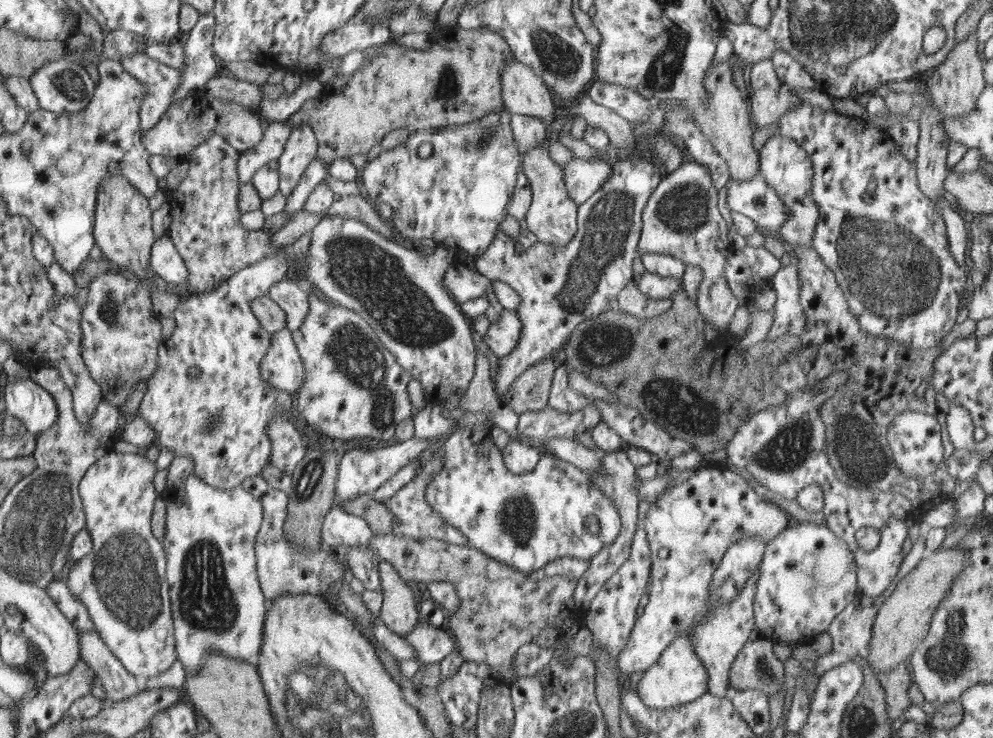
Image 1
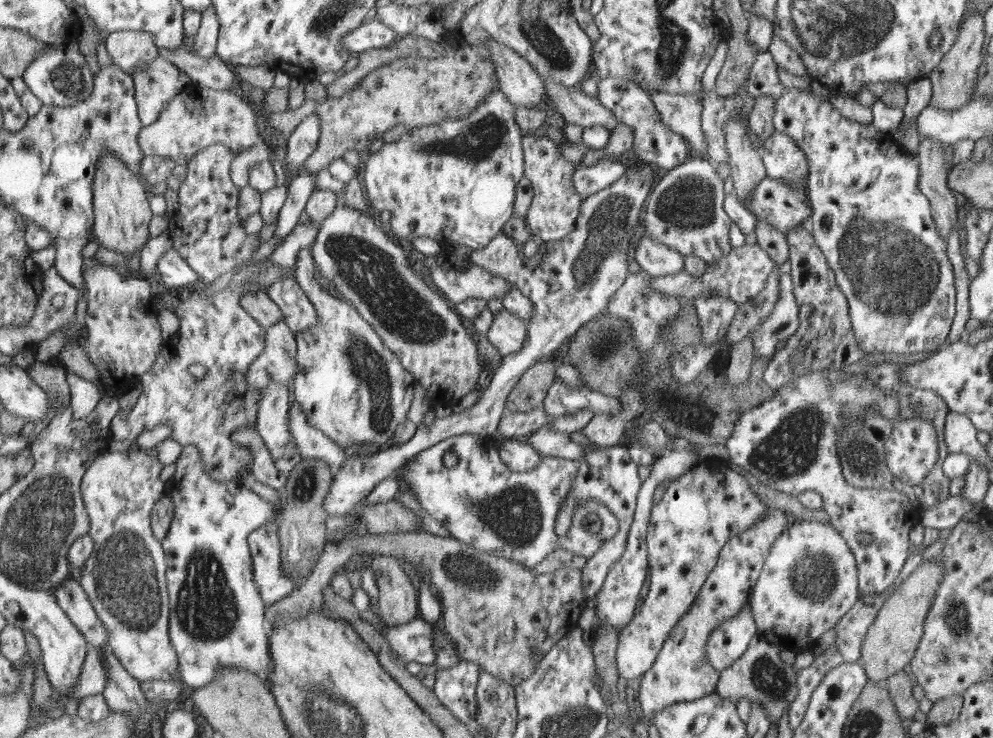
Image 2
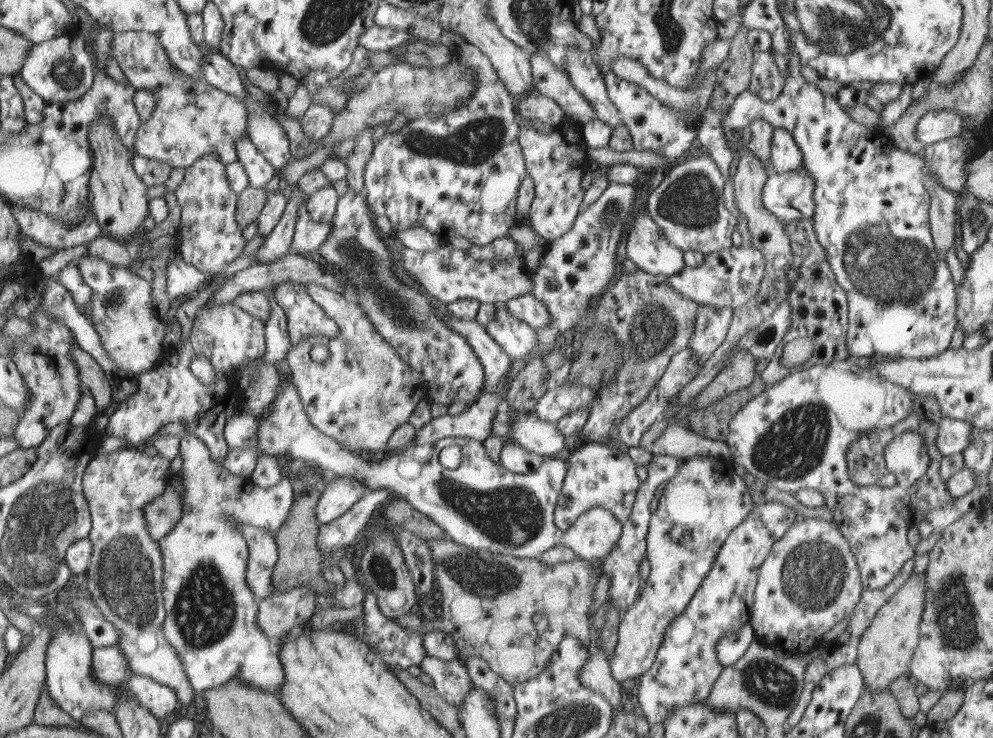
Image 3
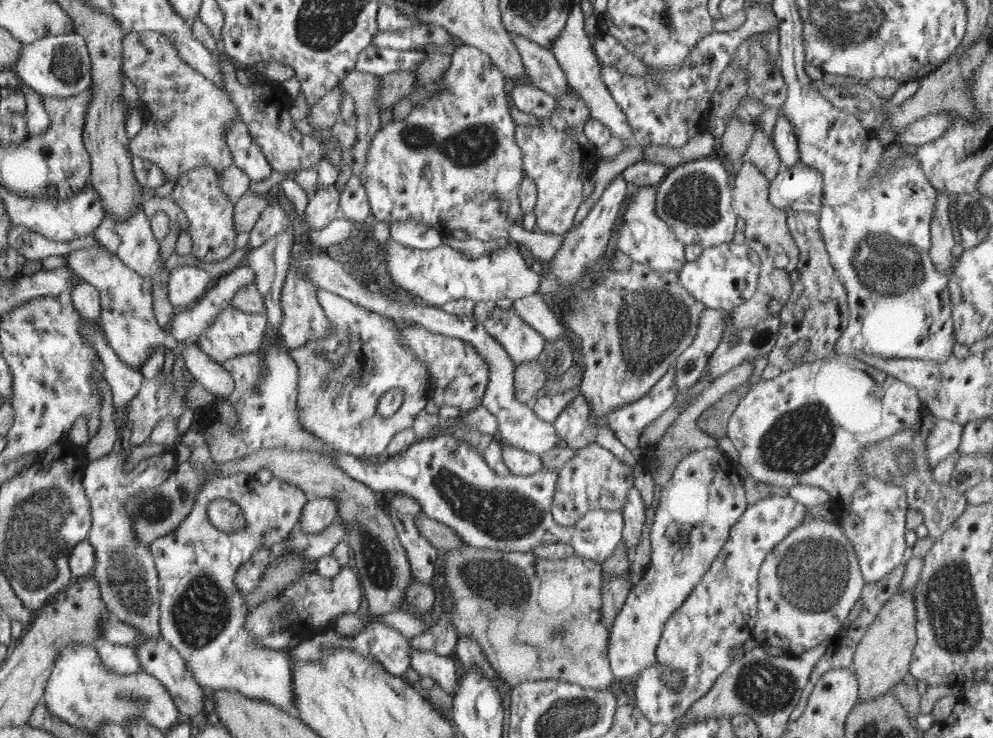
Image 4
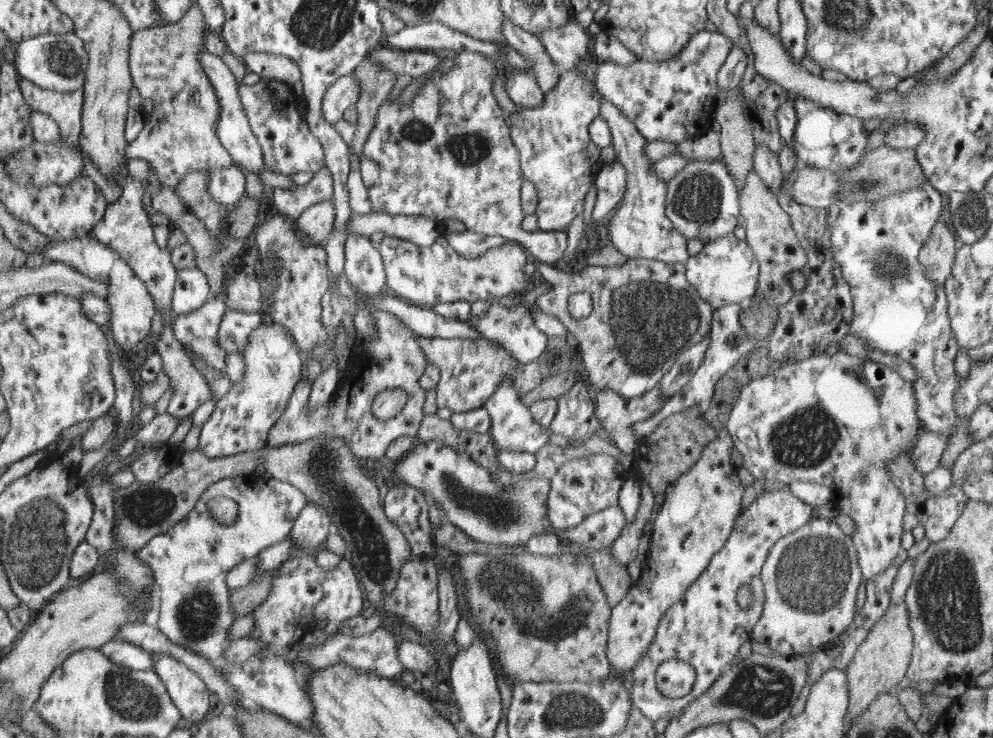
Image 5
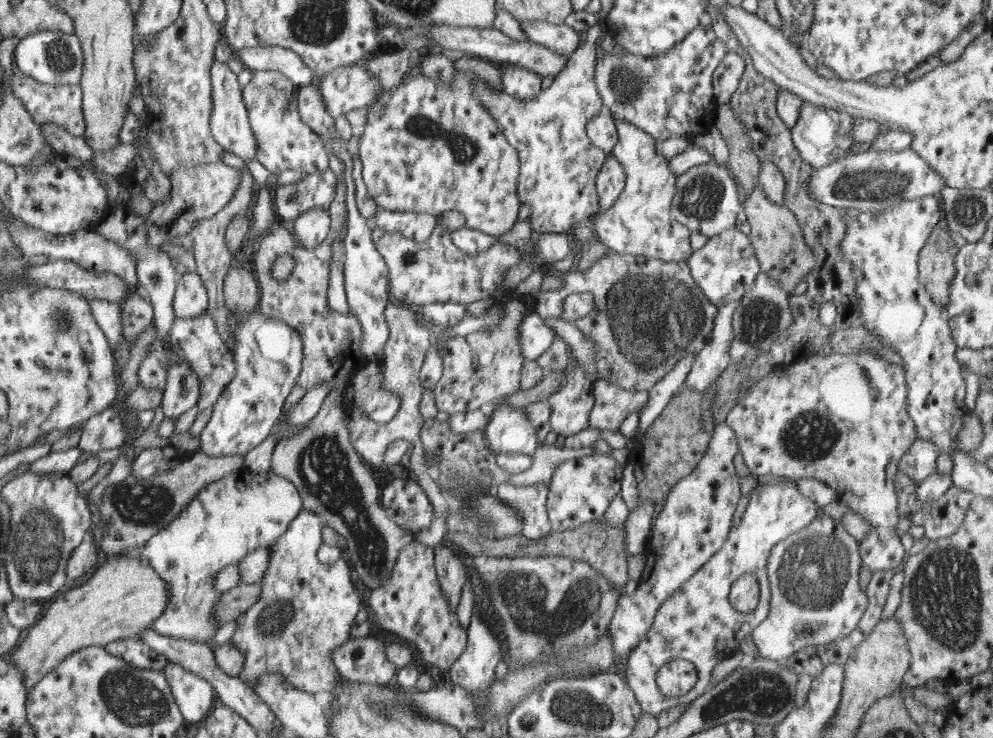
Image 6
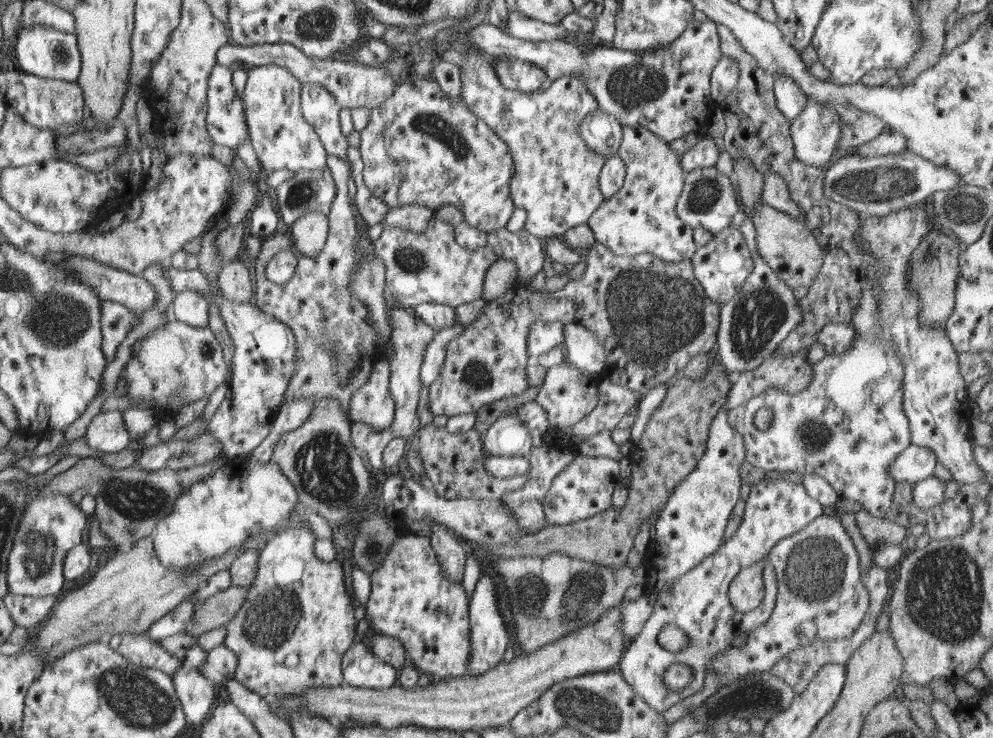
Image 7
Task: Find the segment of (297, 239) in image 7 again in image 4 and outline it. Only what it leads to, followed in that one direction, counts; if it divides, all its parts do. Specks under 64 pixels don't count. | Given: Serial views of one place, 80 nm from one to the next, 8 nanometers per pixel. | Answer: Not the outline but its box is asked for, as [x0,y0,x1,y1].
[305,185,340,229]

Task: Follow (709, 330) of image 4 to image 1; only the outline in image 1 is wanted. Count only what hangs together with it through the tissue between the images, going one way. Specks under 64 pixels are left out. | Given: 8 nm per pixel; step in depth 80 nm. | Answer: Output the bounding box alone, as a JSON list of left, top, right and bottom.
[642,159,741,330]

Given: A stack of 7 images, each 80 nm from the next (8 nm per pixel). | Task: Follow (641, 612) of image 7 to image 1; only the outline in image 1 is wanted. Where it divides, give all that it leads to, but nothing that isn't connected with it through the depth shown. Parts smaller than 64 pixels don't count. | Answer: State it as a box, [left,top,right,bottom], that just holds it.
[617,466,791,696]

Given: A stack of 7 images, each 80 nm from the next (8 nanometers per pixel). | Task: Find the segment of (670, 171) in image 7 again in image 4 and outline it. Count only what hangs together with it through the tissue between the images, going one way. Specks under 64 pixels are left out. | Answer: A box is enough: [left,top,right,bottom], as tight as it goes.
[550,5,687,271]

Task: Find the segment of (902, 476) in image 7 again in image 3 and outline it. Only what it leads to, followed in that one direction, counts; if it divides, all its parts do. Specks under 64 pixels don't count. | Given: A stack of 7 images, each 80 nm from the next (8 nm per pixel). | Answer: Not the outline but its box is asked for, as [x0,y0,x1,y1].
[937,417,973,456]

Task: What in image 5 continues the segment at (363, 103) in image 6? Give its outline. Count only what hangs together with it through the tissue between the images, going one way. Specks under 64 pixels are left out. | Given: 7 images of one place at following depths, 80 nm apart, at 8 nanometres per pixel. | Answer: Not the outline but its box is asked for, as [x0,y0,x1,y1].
[320,72,361,126]

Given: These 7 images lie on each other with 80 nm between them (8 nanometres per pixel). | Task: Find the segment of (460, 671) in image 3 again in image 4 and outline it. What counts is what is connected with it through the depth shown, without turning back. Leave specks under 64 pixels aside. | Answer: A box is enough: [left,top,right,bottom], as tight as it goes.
[410,649,459,695]

